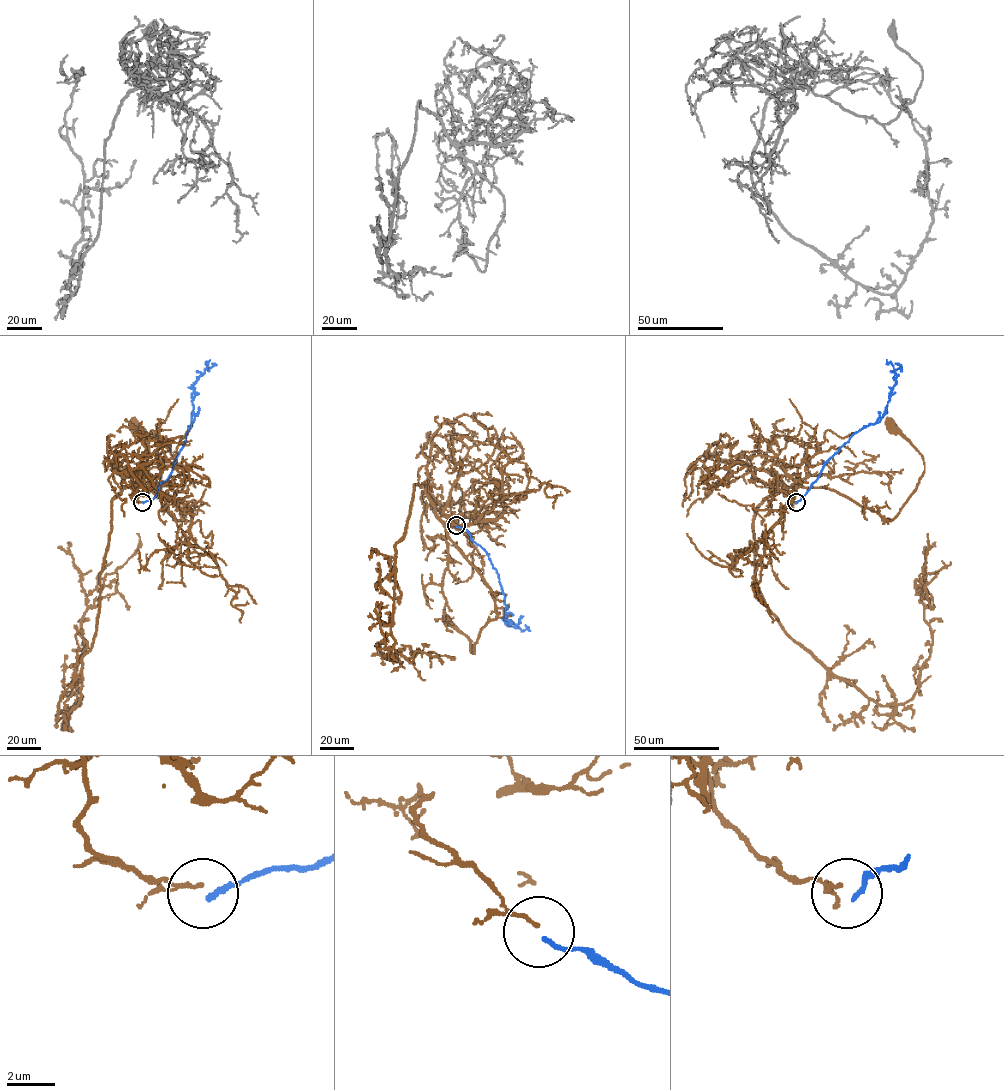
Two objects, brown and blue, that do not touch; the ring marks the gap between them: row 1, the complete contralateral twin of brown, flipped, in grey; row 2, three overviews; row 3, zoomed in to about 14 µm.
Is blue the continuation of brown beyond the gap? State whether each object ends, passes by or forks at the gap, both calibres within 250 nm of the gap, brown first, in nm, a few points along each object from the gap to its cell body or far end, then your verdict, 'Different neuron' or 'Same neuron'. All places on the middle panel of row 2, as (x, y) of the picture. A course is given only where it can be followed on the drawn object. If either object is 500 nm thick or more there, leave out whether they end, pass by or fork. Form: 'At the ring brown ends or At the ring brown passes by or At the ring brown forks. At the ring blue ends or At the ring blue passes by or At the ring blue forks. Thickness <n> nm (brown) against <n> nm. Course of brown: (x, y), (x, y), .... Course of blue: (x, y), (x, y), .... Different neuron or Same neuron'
At the ring brown ends. At the ring blue ends. Thickness 180 nm (brown) against 180 nm. Course of brown: (456, 525), (442, 513), (448, 538), (491, 591), (497, 618), (481, 629), (474, 654), (471, 641), (445, 619). Course of blue: (456, 526), (485, 551), (496, 570), (504, 595), (505, 624), (518, 624), (521, 630), (528, 629), (525, 625). Different neuron

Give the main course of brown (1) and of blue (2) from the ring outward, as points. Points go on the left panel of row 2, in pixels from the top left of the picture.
1: (142, 502), (126, 486), (157, 489), (180, 509), (183, 521), (168, 511), (157, 444), (132, 425)
2: (142, 503), (151, 500), (172, 471), (192, 423), (195, 394), (192, 385), (205, 369), (214, 365), (212, 363)

